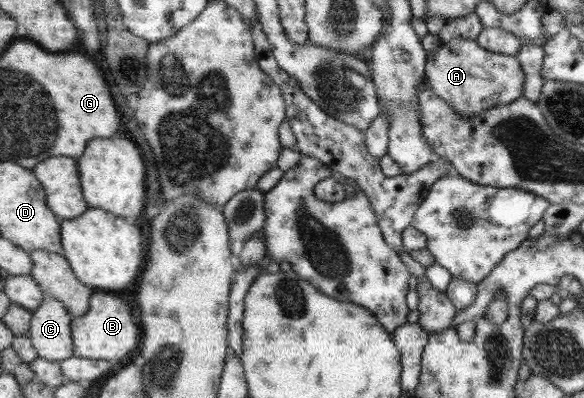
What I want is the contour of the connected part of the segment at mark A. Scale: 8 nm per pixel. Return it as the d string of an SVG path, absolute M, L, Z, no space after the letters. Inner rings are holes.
M455 38L448 43L441 42L441 45L437 46L433 52L428 52L424 81L457 113L460 113L463 117L473 117L486 109L509 105L510 102L514 102L518 97L522 97L525 74L521 63L517 61L515 56L496 54L482 48L476 41Z

